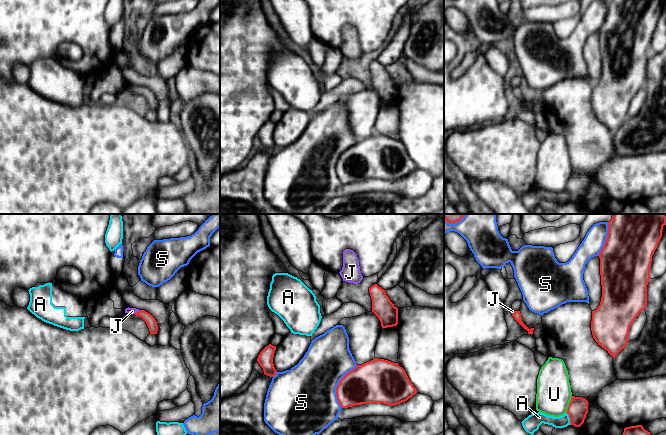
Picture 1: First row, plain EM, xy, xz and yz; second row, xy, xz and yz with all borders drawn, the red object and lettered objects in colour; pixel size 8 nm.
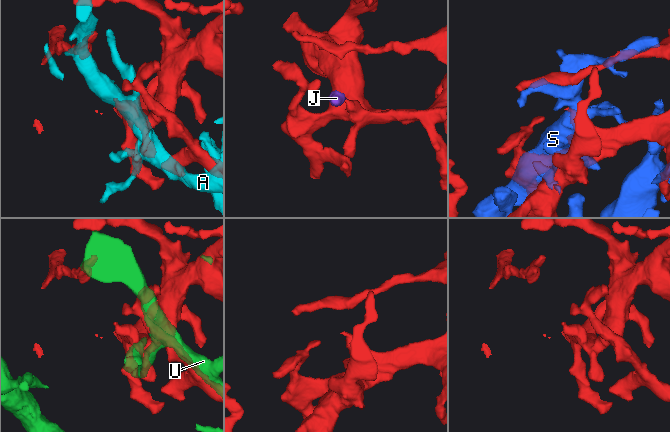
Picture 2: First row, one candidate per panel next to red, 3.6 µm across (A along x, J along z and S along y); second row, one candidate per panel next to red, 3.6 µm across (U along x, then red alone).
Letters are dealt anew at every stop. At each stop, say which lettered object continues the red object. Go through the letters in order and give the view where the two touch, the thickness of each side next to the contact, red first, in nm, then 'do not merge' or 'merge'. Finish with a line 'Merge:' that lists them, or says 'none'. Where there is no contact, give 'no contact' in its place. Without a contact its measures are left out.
A: contact in yz; calibres 160 and 100 nm; do not merge
J: contact in xy; calibres 80 and 50 nm; merge
S: contact in xz; calibres 320 and 440 nm; do not merge
U: contact in yz; calibres 160 and 280 nm; do not merge
Merge: J

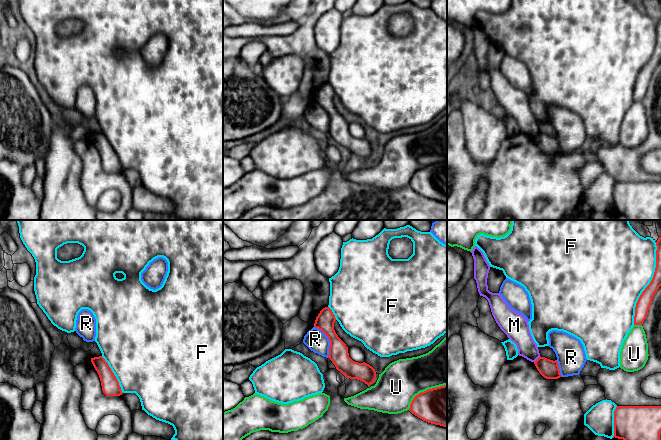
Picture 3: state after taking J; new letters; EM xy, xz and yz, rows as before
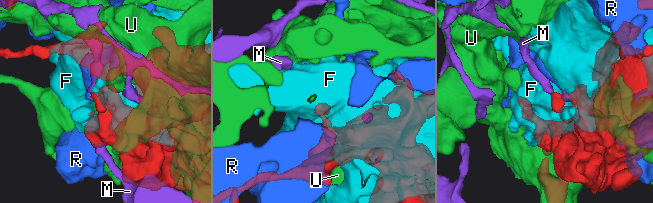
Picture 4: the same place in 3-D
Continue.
F: contact in yz; calibres 120 and 480 nm; do not merge
M: contact in yz; calibres 160 and 160 nm; do not merge
R: contact in xz; calibres 160 and 170 nm; do not merge
U: contact in xz; calibres 320 and 320 nm; do not merge
Merge: none

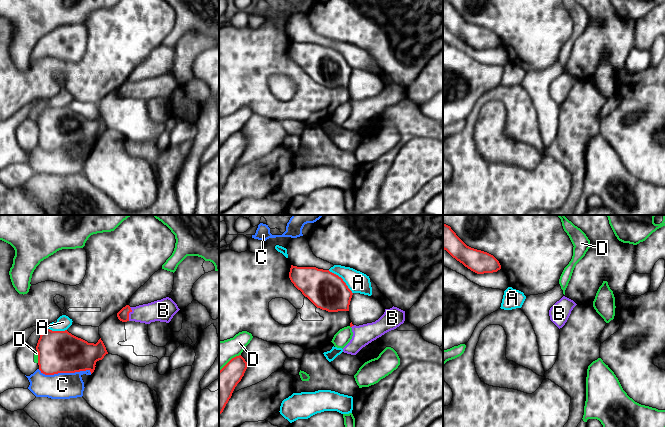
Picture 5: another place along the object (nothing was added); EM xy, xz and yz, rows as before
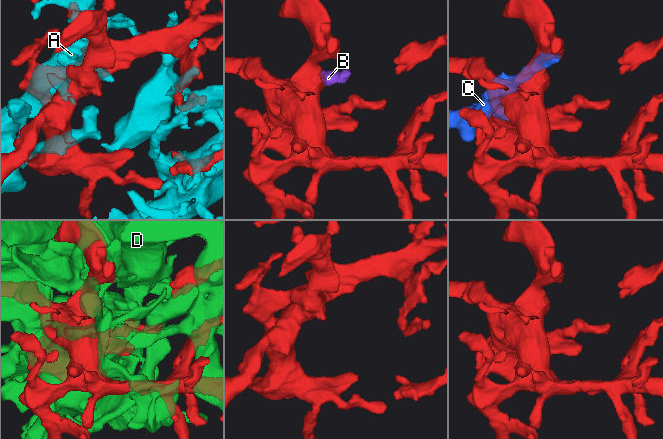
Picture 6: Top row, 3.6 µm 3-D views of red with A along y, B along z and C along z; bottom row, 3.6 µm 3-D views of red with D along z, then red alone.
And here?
A: contact in xz; calibres 300 and 170 nm; do not merge
B: contact in xy; calibres 100 and 160 nm; merge
C: contact in xy; calibres 340 and 200 nm; do not merge
D: contact in xz; calibres 240 and 200 nm; do not merge
Merge: B

